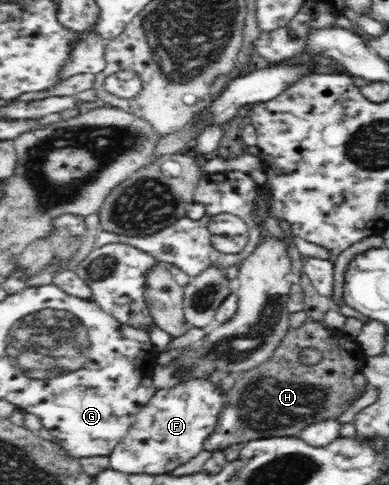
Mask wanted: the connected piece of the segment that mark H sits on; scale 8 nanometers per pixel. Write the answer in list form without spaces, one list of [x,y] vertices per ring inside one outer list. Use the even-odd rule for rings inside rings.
[[[307,317],[301,328],[290,328],[269,359],[234,375],[235,383],[225,392],[226,399],[216,422],[217,428],[202,448],[212,452],[258,437],[297,437],[310,424],[339,417],[359,398],[359,394],[365,392],[365,388],[356,388],[353,381],[364,361],[364,352],[345,332],[329,330],[324,322]],[[303,348],[319,350],[322,360],[316,365],[303,365],[298,359]]]

